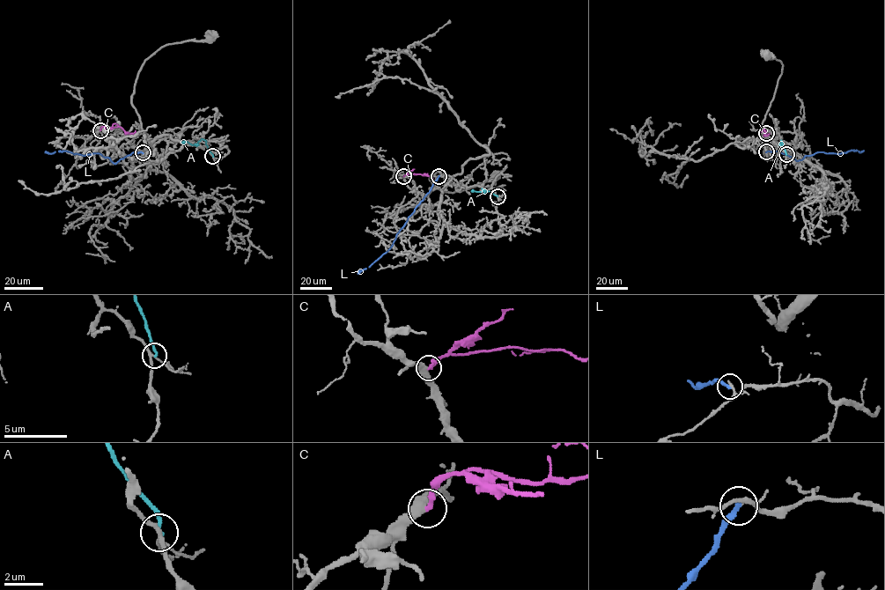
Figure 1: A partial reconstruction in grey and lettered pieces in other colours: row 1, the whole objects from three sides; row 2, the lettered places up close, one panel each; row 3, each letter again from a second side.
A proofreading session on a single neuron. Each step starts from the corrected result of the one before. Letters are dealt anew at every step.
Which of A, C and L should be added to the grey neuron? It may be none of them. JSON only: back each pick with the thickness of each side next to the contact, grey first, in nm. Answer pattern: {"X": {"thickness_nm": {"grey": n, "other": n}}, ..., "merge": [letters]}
{"merge": []}

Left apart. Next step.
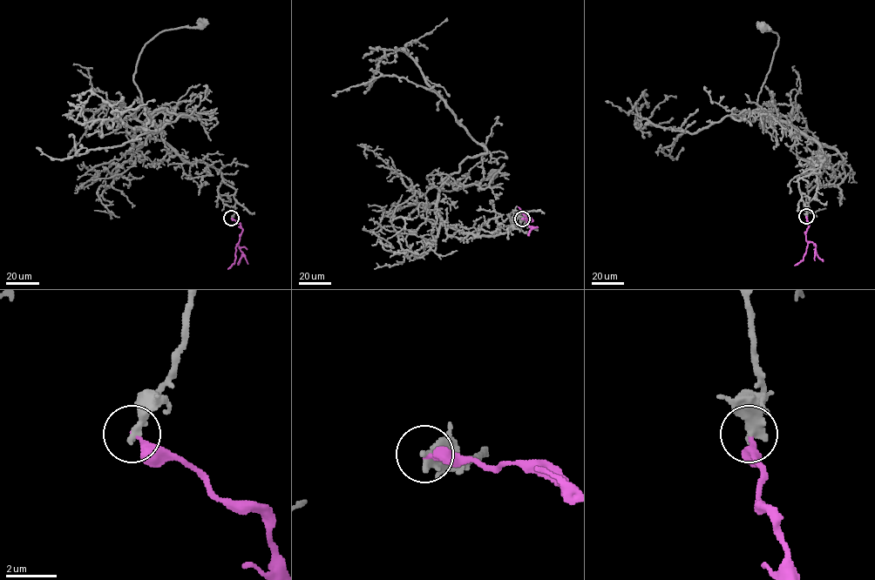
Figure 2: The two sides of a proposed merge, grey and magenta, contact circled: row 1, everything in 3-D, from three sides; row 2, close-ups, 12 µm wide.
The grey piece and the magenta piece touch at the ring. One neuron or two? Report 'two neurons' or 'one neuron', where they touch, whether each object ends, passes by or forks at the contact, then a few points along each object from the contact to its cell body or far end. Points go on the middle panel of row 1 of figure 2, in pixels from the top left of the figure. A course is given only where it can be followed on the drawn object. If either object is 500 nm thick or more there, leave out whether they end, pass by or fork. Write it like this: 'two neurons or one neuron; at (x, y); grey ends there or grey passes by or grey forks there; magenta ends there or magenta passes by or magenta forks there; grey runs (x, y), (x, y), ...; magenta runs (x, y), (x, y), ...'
two neurons; at (522, 219); grey ends there; magenta ends there; grey runs (521, 219), (514, 210), (494, 235), (443, 223), (442, 177), (427, 177), (451, 191), (493, 175); magenta runs (522, 219), (532, 220), (530, 218), (525, 219), (518, 207)

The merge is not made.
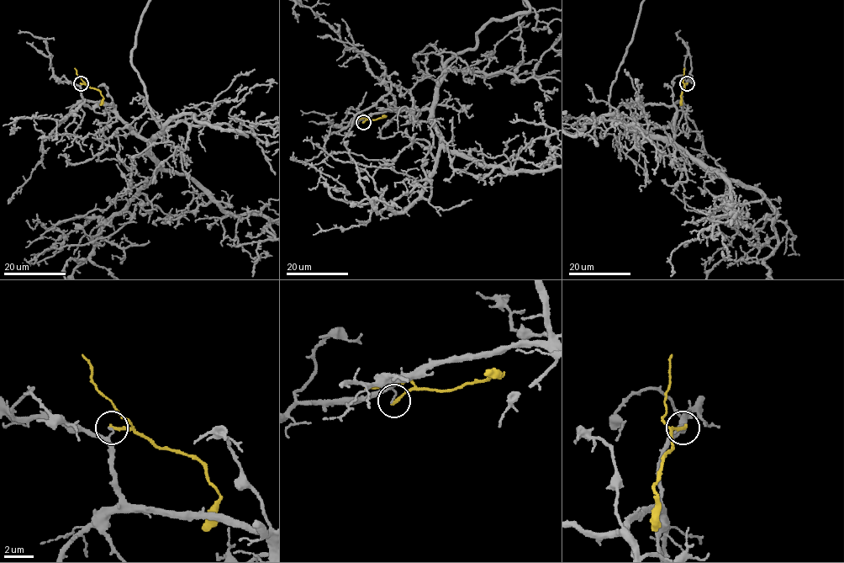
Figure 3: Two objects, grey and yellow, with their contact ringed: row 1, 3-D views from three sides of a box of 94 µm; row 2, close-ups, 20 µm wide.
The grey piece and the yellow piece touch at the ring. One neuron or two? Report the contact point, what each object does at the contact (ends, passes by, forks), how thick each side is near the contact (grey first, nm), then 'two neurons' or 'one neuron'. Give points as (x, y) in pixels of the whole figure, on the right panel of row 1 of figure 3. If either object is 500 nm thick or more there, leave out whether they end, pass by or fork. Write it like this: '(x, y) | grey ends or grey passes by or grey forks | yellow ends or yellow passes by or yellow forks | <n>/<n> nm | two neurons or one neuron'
(687, 83) | grey ends | yellow ends | 110/220 nm | two neurons

